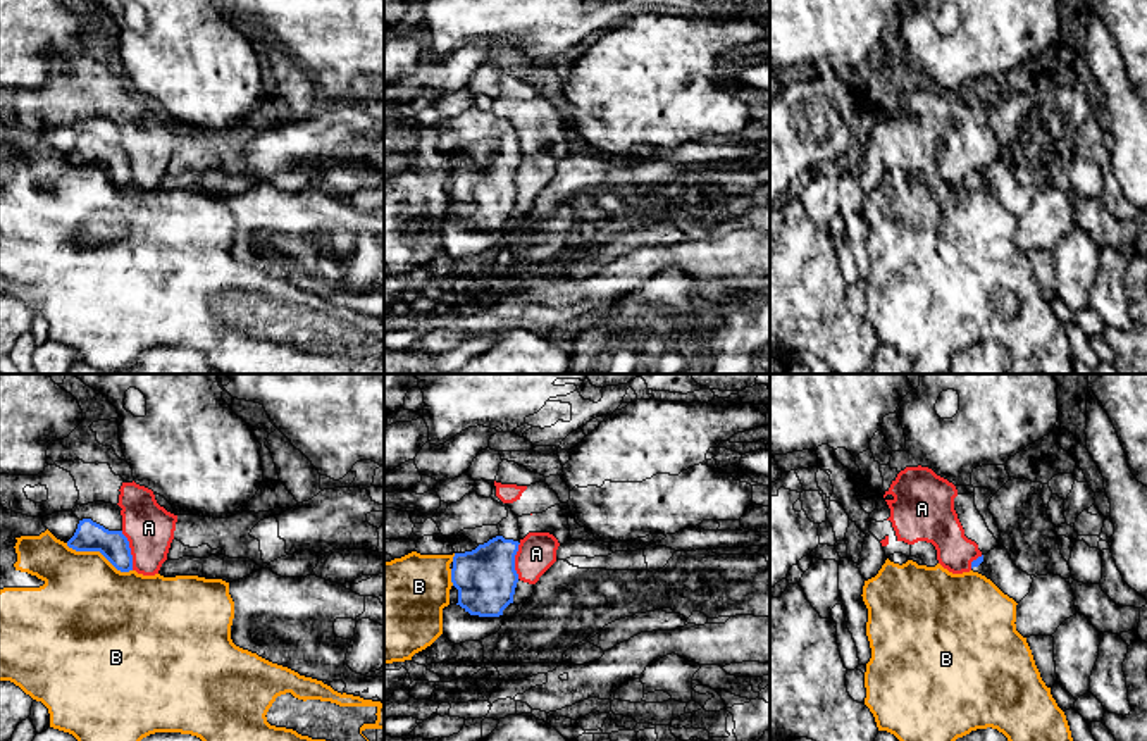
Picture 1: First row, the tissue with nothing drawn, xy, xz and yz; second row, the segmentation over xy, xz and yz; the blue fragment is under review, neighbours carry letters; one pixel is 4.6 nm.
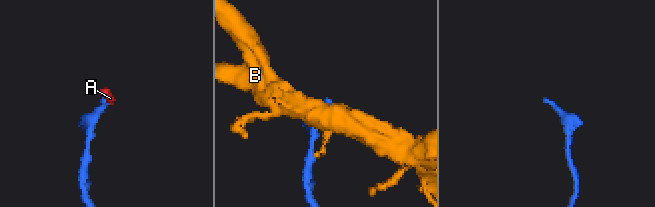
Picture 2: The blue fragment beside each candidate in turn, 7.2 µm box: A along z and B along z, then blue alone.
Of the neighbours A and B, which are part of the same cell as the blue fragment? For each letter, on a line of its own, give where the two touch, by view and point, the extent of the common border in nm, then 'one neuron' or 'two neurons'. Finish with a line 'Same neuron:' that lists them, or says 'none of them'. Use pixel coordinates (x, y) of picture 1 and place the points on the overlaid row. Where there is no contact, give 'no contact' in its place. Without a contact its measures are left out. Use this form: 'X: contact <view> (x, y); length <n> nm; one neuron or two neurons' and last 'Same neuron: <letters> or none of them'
A: contact xy (130, 550); length 190 nm; two neurons
B: contact xy (99, 550); length 340 nm; two neurons
Same neuron: none of them

